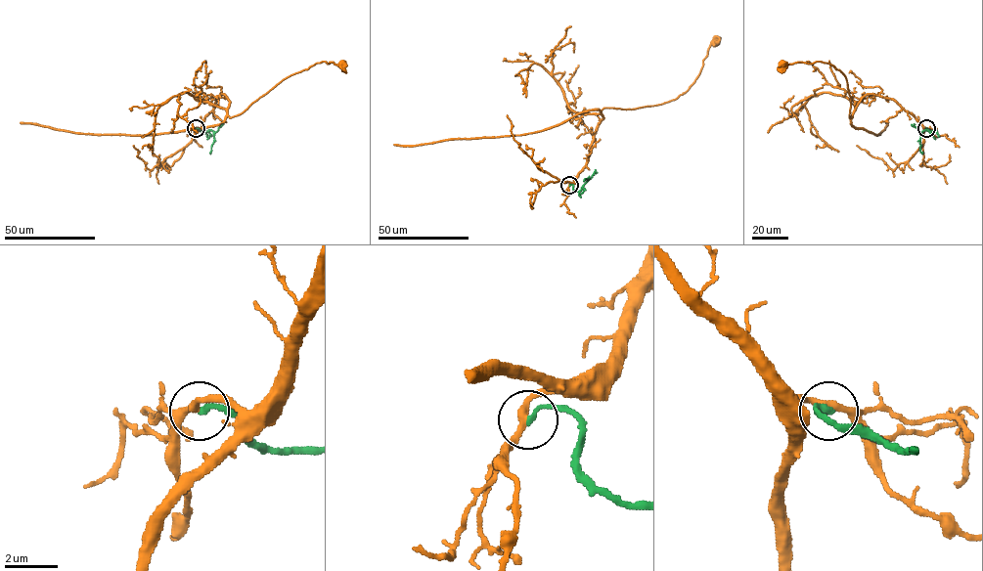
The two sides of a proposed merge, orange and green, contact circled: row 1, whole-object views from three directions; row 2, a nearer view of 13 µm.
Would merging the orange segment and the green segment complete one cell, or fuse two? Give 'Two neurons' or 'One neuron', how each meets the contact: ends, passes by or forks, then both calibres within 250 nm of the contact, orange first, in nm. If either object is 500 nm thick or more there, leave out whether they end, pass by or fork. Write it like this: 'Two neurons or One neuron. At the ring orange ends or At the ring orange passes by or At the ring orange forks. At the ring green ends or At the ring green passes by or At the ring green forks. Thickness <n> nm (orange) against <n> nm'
Two neurons. At the ring orange passes by. At the ring green ends. Thickness 280 nm (orange) against 200 nm

